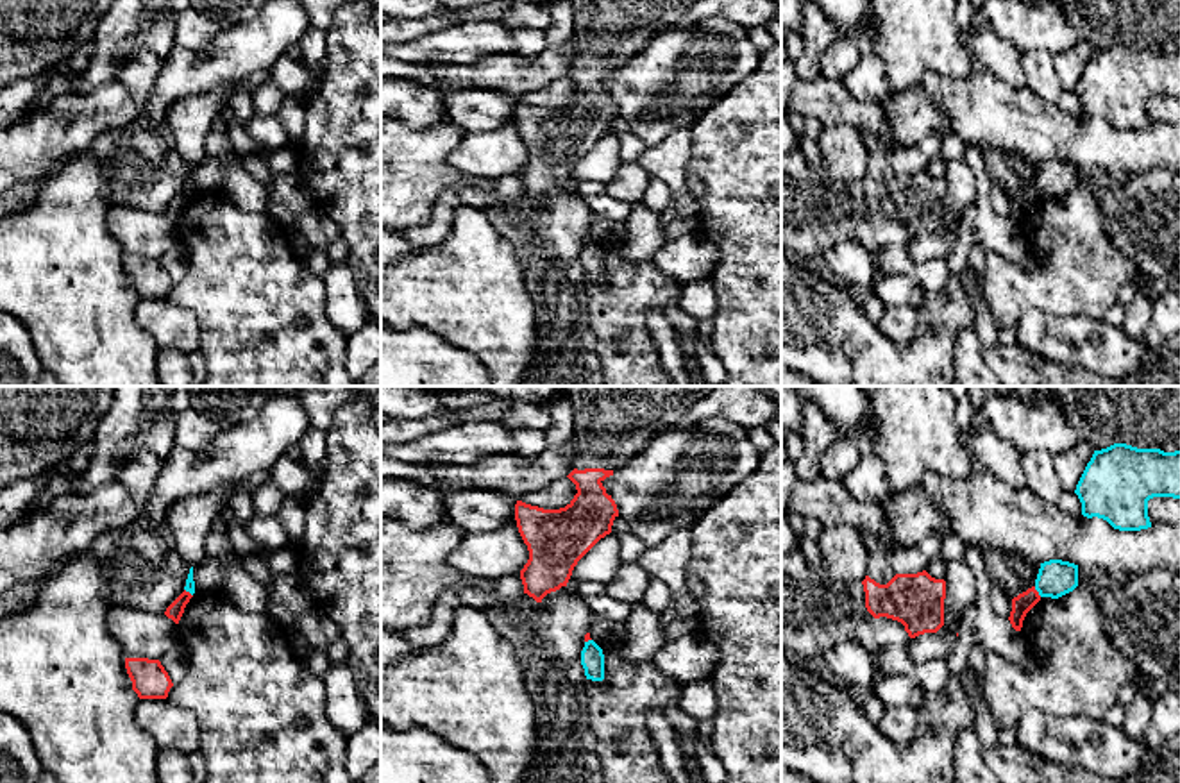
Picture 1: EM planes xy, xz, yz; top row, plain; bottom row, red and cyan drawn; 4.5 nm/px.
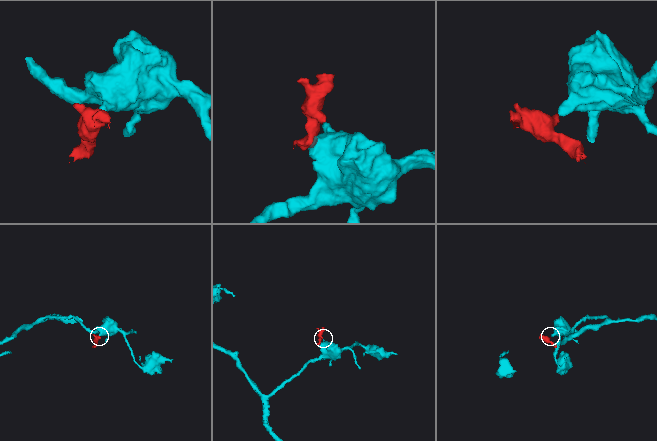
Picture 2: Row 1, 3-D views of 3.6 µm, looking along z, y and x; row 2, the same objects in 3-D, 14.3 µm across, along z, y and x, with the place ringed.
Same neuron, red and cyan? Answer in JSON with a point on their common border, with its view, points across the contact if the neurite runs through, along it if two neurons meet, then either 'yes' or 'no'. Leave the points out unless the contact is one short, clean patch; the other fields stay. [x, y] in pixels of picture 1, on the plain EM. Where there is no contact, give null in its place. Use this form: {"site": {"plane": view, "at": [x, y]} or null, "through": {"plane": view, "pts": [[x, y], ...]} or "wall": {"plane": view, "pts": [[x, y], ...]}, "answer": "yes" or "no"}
{"site": {"plane": "yz", "at": [1037, 192]}, "wall": {"plane": "yz", "pts": [[1034, 186], [1041, 195]]}, "answer": "no"}

